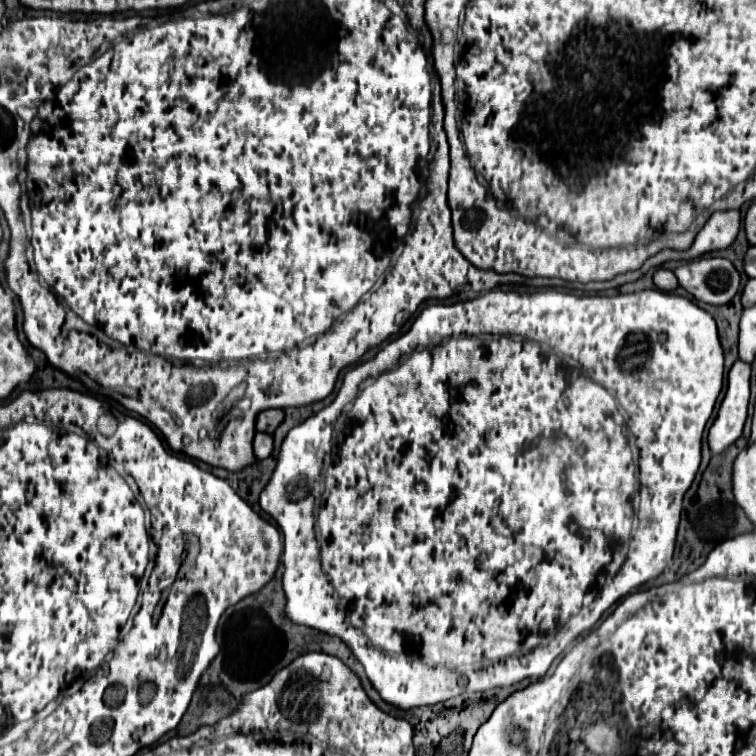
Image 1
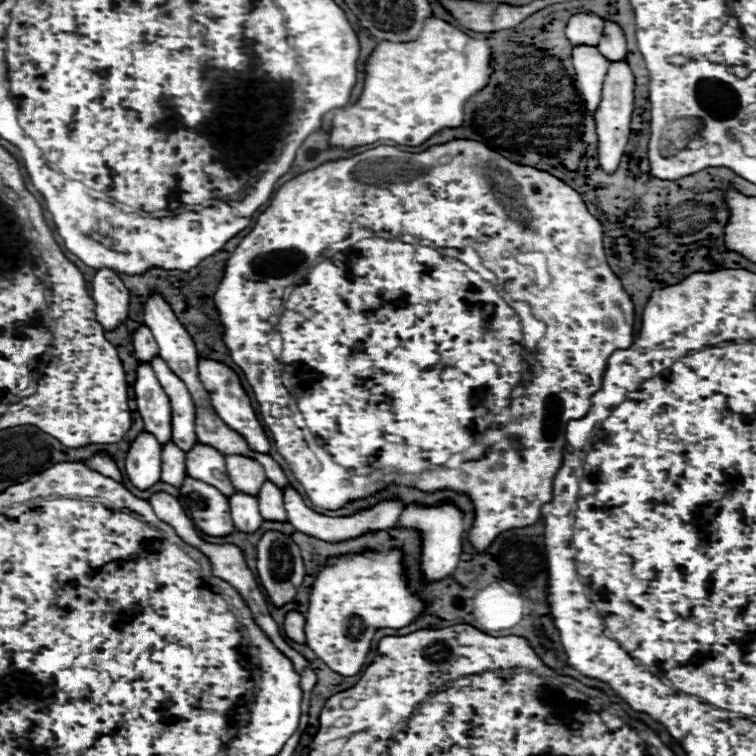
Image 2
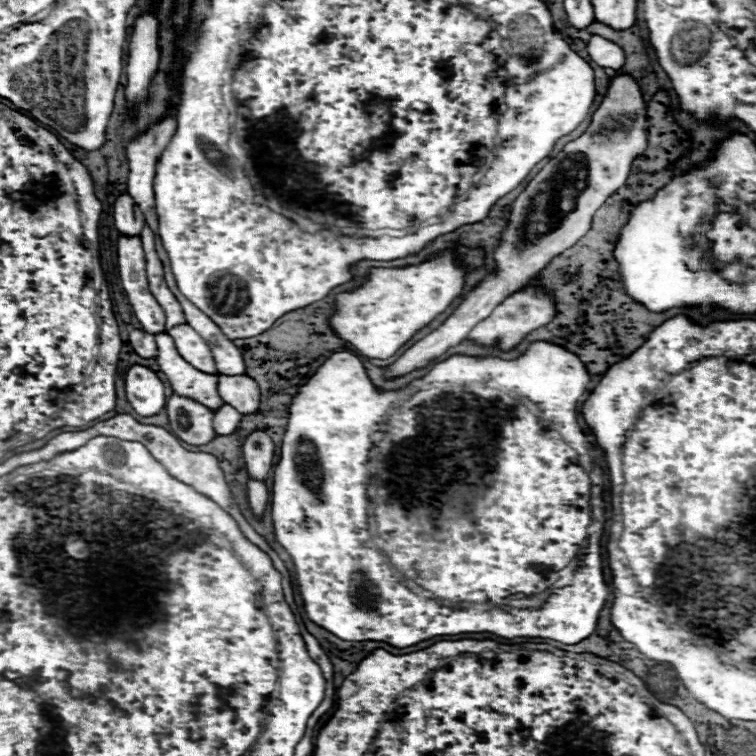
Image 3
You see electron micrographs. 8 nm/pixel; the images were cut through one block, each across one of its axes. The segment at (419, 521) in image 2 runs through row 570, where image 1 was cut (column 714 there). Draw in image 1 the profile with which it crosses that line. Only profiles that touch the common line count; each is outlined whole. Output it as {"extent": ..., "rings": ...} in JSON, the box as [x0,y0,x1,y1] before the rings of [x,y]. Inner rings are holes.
{"extent":[708,360,752,454],"rings":[[[738,360],[728,374],[726,396],[708,432],[708,444],[712,454],[722,452],[742,434],[748,412],[748,400],[750,400],[750,376],[752,376],[752,366],[744,364],[742,360]]]}

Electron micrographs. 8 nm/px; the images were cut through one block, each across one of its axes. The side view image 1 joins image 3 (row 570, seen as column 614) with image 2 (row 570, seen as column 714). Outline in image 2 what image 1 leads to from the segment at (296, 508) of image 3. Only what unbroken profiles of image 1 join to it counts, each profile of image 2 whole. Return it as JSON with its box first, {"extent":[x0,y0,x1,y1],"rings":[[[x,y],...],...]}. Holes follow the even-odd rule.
{"extent":[306,552,424,676],"rings":[[[398,552],[346,554],[330,558],[312,586],[306,614],[306,644],[334,672],[354,676],[364,666],[372,636],[378,628],[412,624],[424,604],[408,590]]]}

